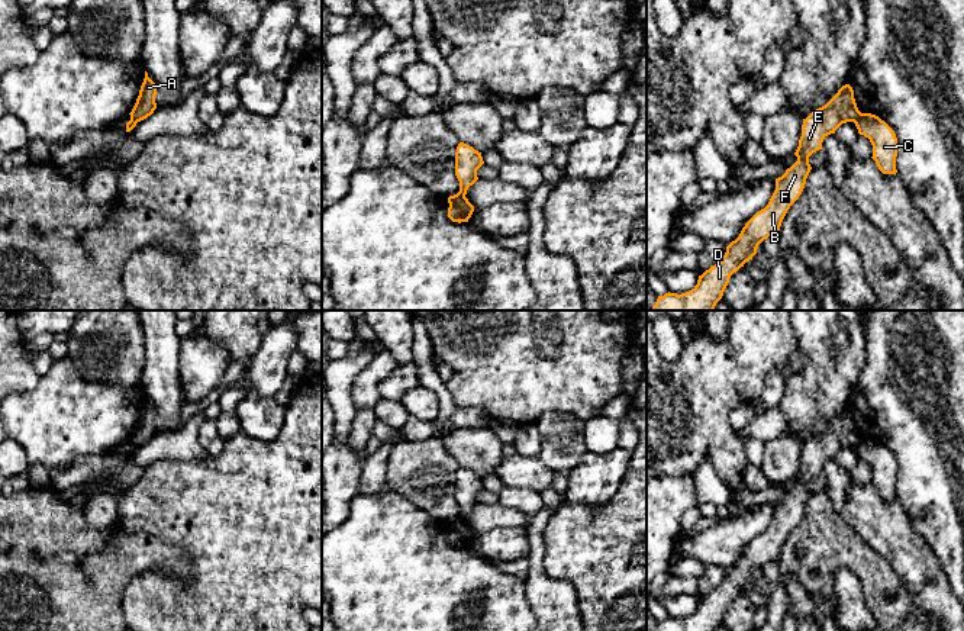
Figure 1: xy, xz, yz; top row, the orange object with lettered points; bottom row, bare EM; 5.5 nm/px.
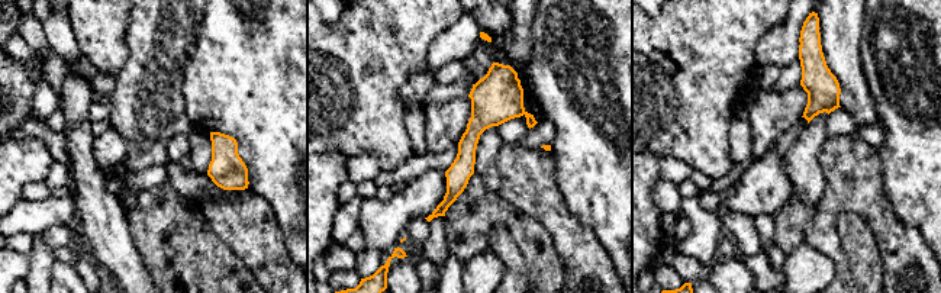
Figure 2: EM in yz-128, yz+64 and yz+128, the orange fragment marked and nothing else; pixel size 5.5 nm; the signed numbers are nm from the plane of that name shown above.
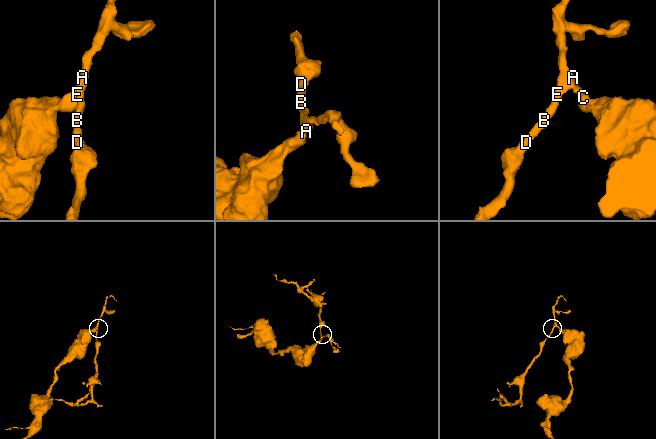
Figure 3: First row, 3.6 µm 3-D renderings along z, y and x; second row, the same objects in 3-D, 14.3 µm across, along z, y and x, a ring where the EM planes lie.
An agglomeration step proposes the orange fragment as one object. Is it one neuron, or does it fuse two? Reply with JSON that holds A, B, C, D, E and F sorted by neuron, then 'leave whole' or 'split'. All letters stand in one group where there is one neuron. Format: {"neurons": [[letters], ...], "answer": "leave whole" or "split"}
{"neurons": [["A", "B", "D", "E", "F"], ["C"]], "answer": "split"}

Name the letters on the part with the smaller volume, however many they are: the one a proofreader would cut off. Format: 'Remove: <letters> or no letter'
Remove: A, B, D, E, F

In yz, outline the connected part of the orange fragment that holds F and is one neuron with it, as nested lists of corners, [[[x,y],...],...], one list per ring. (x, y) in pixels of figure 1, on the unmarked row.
[[[849,409],[822,432],[812,437],[802,450],[802,461],[794,477],[797,486],[776,503],[776,515],[768,529],[757,537],[742,553],[739,561],[726,572],[719,587],[699,601],[697,609],[686,618],[665,618],[658,621],[654,631],[716,631],[722,624],[729,603],[757,579],[758,570],[778,558],[790,531],[802,519],[812,495],[809,482],[822,474],[823,464],[847,447],[855,447],[861,437]]]

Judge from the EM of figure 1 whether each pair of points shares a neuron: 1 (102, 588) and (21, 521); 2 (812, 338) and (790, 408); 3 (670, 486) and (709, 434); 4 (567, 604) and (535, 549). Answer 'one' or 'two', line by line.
1: one
2: one
3: two
4: one

